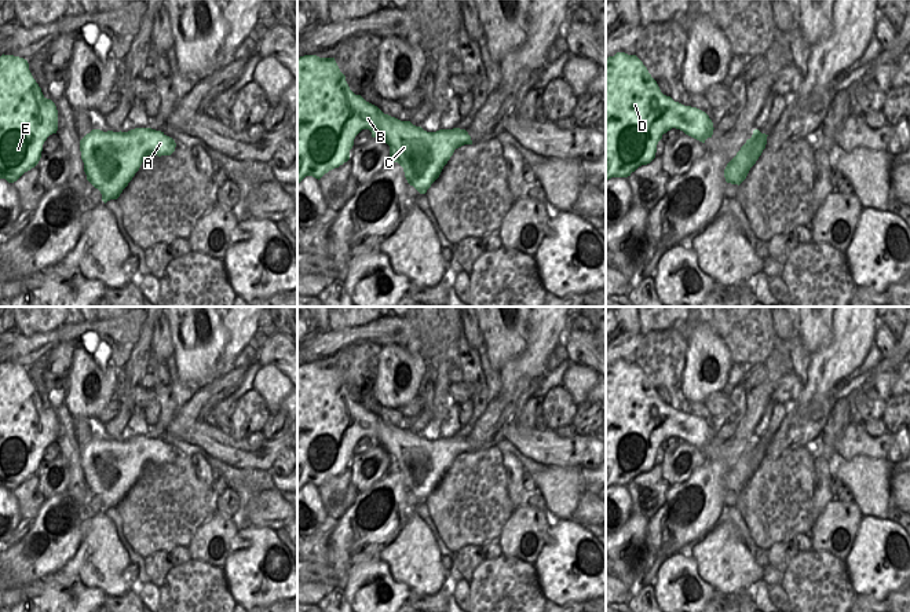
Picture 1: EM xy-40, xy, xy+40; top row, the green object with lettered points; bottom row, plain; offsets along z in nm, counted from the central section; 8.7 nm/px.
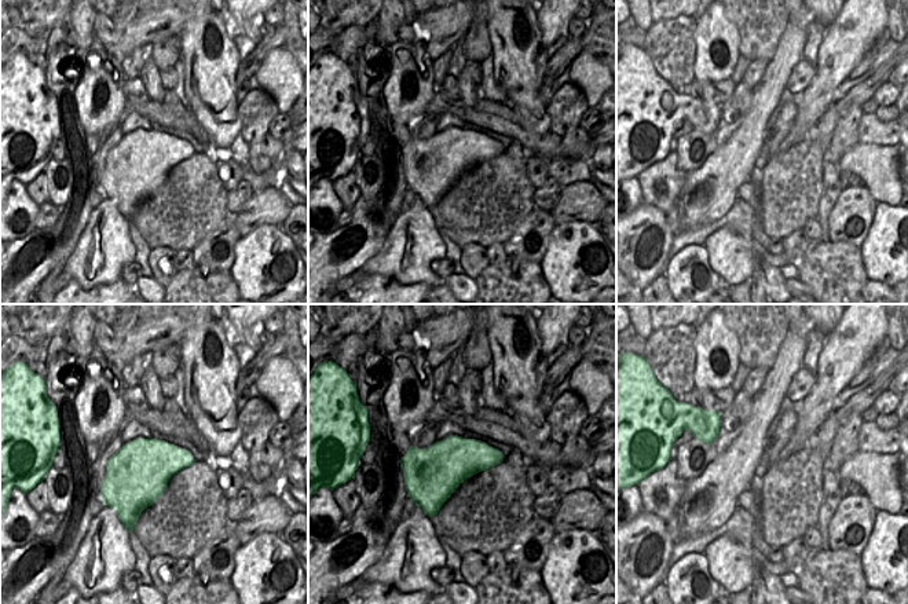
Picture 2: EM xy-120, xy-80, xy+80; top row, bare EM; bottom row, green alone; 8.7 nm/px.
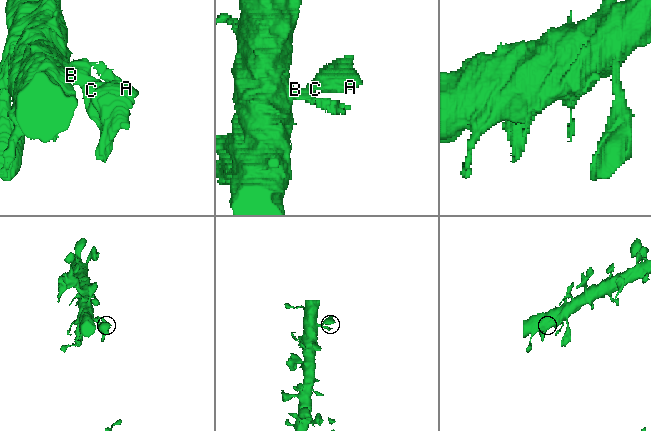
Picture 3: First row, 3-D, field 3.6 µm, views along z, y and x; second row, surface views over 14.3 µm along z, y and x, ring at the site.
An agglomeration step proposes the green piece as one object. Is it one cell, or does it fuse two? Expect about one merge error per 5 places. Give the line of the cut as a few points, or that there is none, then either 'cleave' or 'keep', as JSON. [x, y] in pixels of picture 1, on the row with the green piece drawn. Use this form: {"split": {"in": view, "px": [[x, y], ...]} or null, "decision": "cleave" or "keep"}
{"split": null, "decision": "keep"}

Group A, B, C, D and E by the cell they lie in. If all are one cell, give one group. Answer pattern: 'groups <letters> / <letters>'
groups A B C D E

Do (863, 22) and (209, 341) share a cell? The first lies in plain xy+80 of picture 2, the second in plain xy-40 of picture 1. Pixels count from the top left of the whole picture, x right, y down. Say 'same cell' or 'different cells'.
different cells

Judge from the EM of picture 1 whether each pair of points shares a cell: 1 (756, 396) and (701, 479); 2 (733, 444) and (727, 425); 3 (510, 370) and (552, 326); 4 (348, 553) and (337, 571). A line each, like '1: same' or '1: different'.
1: same
2: different
3: same
4: different

